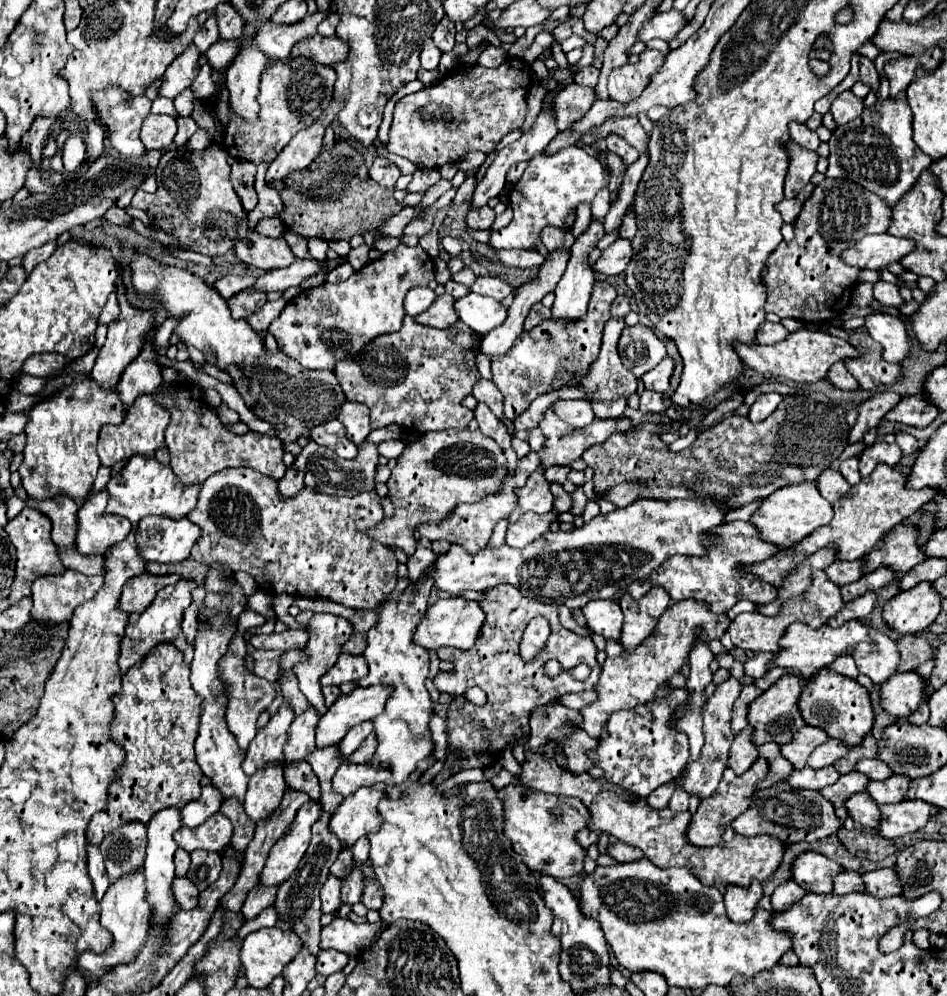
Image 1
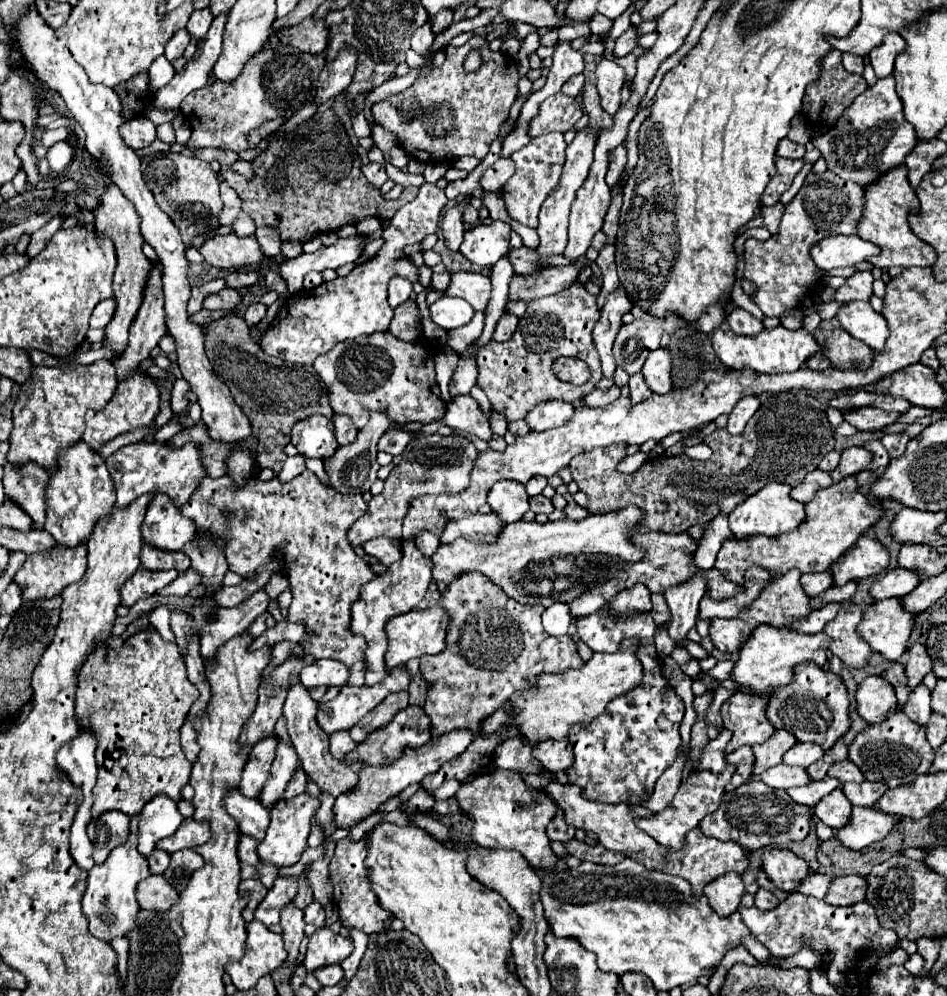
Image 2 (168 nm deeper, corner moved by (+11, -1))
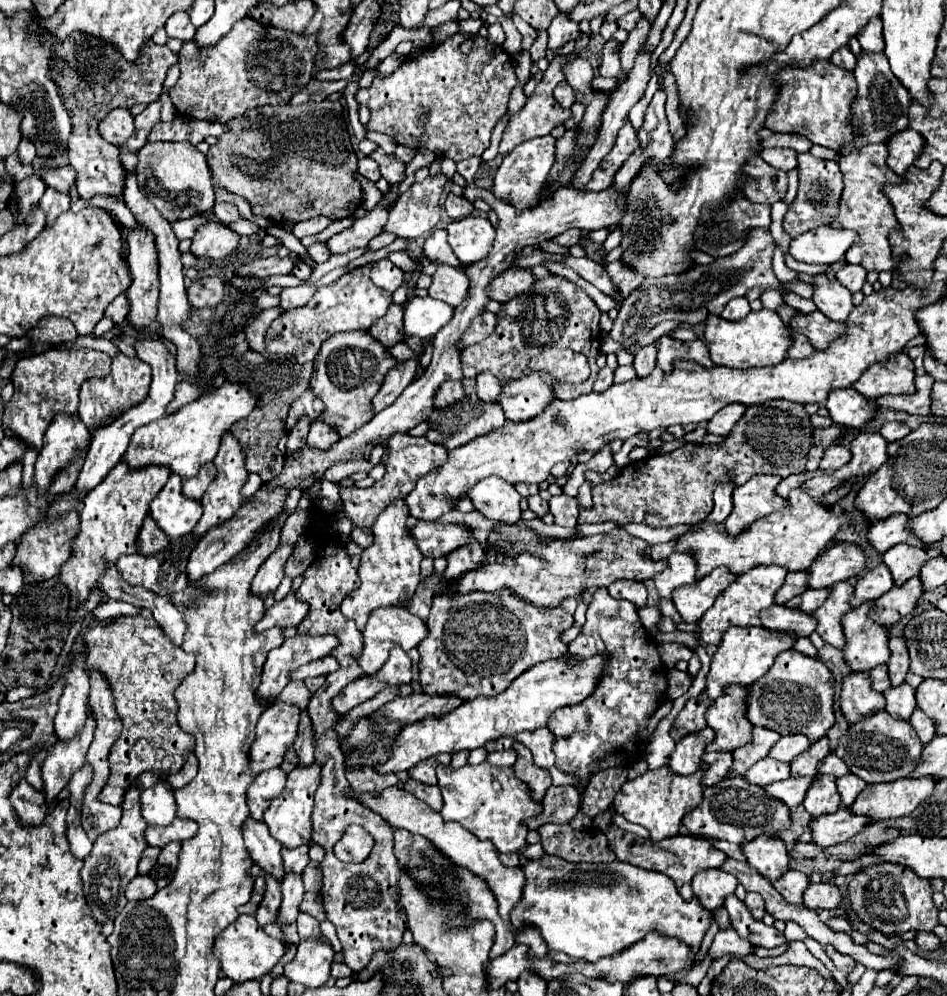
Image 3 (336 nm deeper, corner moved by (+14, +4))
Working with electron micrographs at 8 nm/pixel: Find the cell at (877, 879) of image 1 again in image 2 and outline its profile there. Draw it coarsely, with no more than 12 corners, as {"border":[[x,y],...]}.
{"border":[[835,877],[825,903],[835,907],[865,901],[865,877]]}

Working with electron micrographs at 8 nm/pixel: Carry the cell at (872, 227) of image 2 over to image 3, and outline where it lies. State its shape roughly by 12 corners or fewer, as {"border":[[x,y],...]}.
{"border":[[886,144],[840,158],[844,192],[832,226],[860,242],[848,264],[894,270],[898,220],[884,184],[904,182],[886,166]]}

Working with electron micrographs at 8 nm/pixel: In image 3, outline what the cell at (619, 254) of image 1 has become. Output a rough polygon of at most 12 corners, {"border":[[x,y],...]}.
{"border":[[508,268],[490,284],[490,298],[510,302],[538,278],[530,268]]}

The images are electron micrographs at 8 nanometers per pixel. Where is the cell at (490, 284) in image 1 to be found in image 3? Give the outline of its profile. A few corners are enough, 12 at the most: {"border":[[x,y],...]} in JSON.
{"border":[[440,266],[428,294],[456,308],[470,280],[462,270]]}

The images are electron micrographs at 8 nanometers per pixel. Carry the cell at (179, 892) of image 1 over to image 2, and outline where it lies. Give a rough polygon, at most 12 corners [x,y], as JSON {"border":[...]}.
{"border":[[151,875],[137,885],[141,909],[167,911],[177,891]]}

